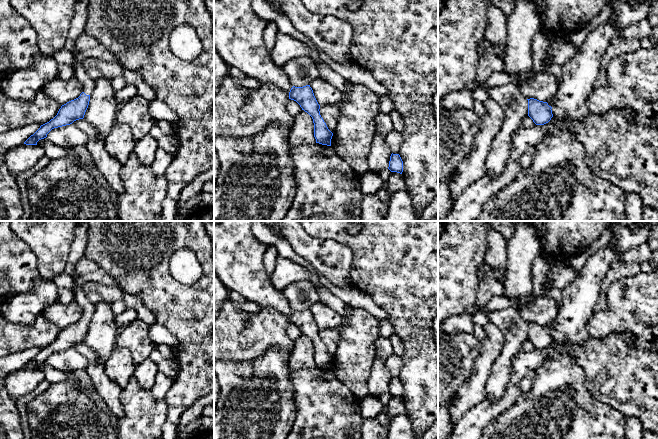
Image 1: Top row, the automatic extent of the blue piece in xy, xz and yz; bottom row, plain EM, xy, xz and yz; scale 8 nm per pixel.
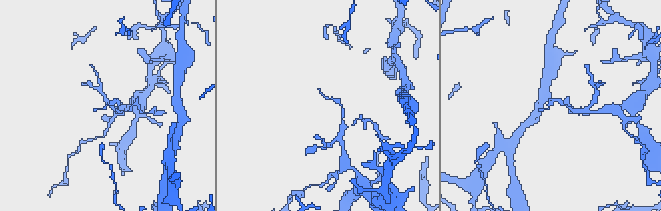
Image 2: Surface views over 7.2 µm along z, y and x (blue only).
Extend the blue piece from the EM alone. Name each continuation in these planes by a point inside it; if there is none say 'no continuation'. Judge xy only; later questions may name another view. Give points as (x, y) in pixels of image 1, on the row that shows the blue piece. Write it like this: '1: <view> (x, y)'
1: xy (88, 84)

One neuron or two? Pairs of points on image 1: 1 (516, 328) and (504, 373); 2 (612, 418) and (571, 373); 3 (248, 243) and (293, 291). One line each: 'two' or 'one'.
1: one
2: one
3: two

